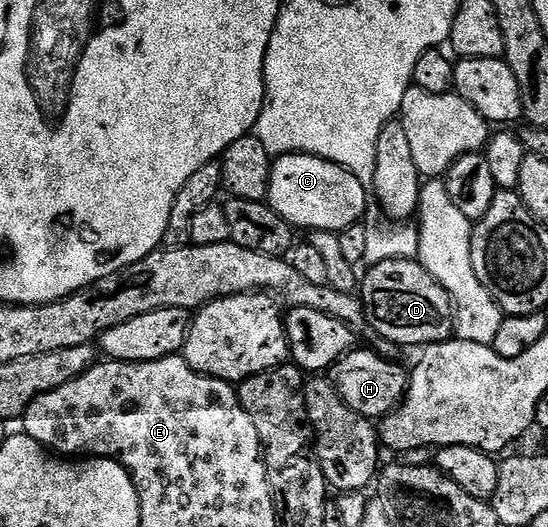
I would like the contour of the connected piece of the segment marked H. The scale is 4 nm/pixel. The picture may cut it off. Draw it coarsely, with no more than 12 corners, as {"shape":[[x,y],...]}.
{"shape":[[356,347],[329,370],[345,407],[382,419],[407,395],[409,373]]}

